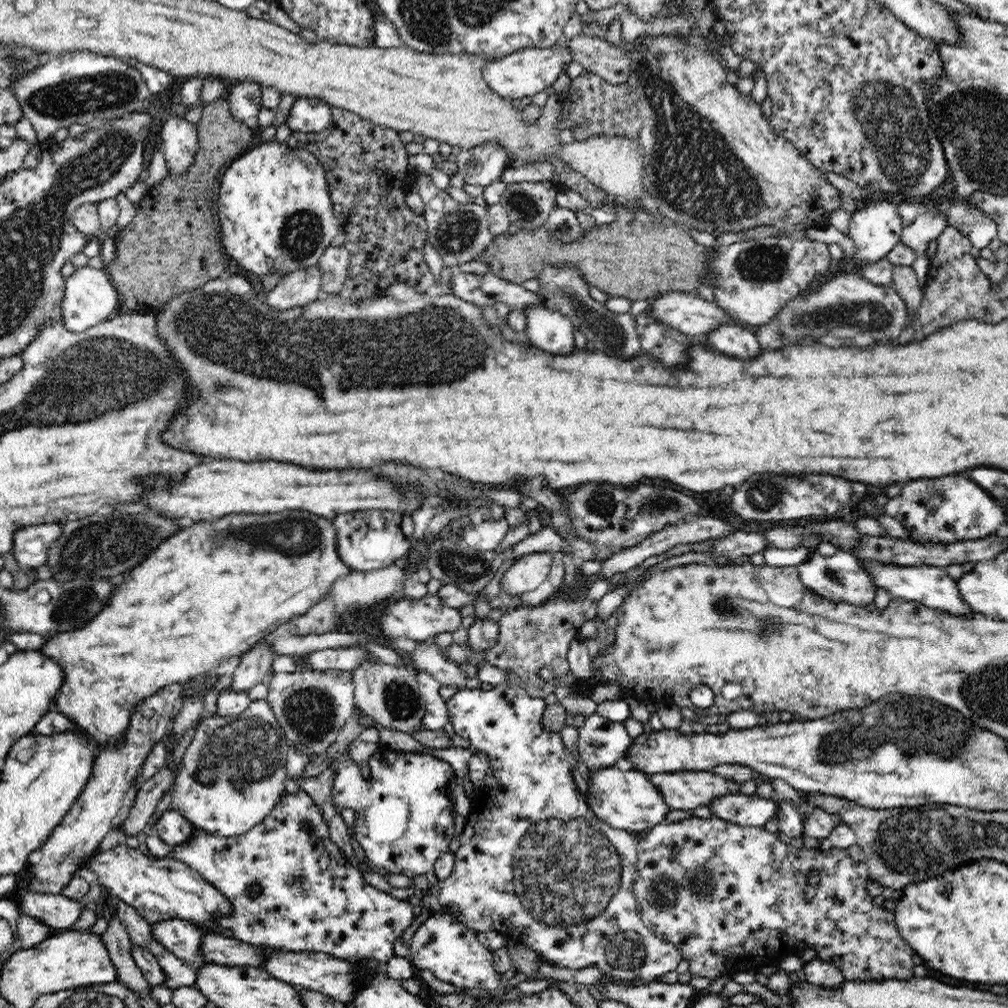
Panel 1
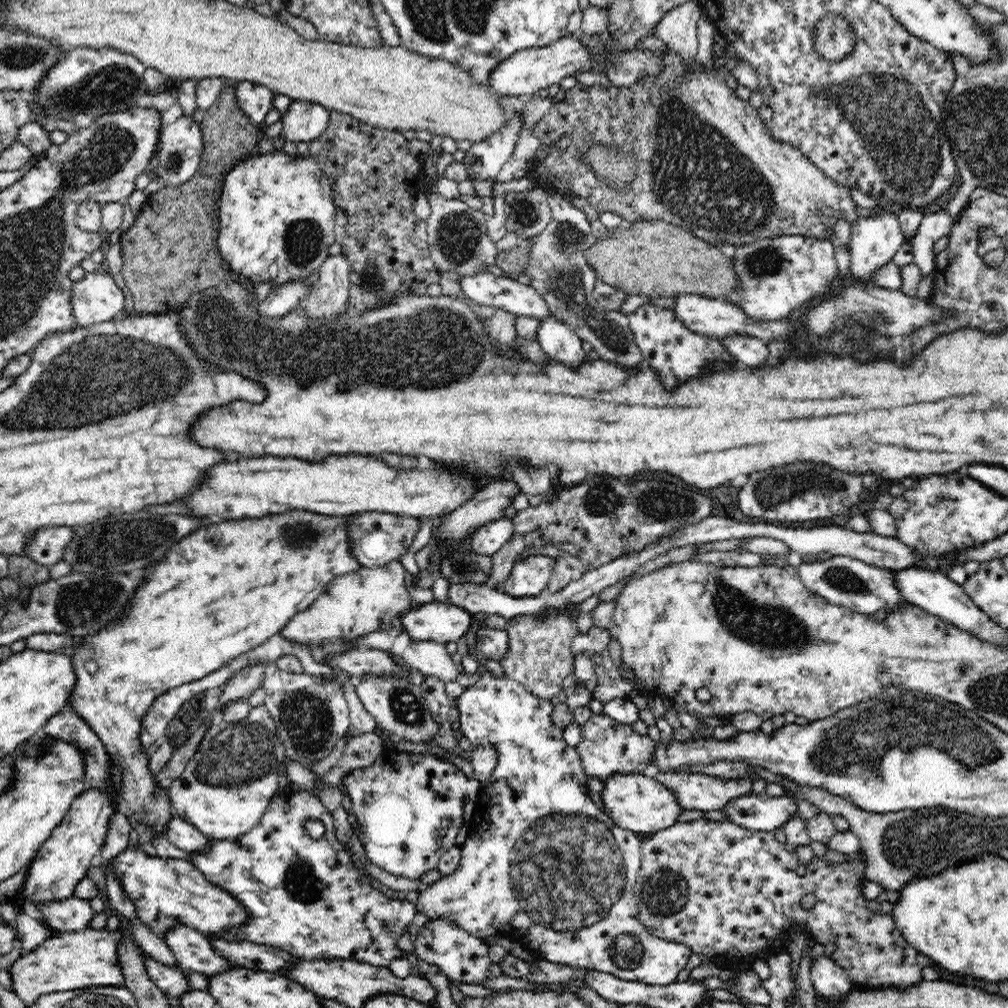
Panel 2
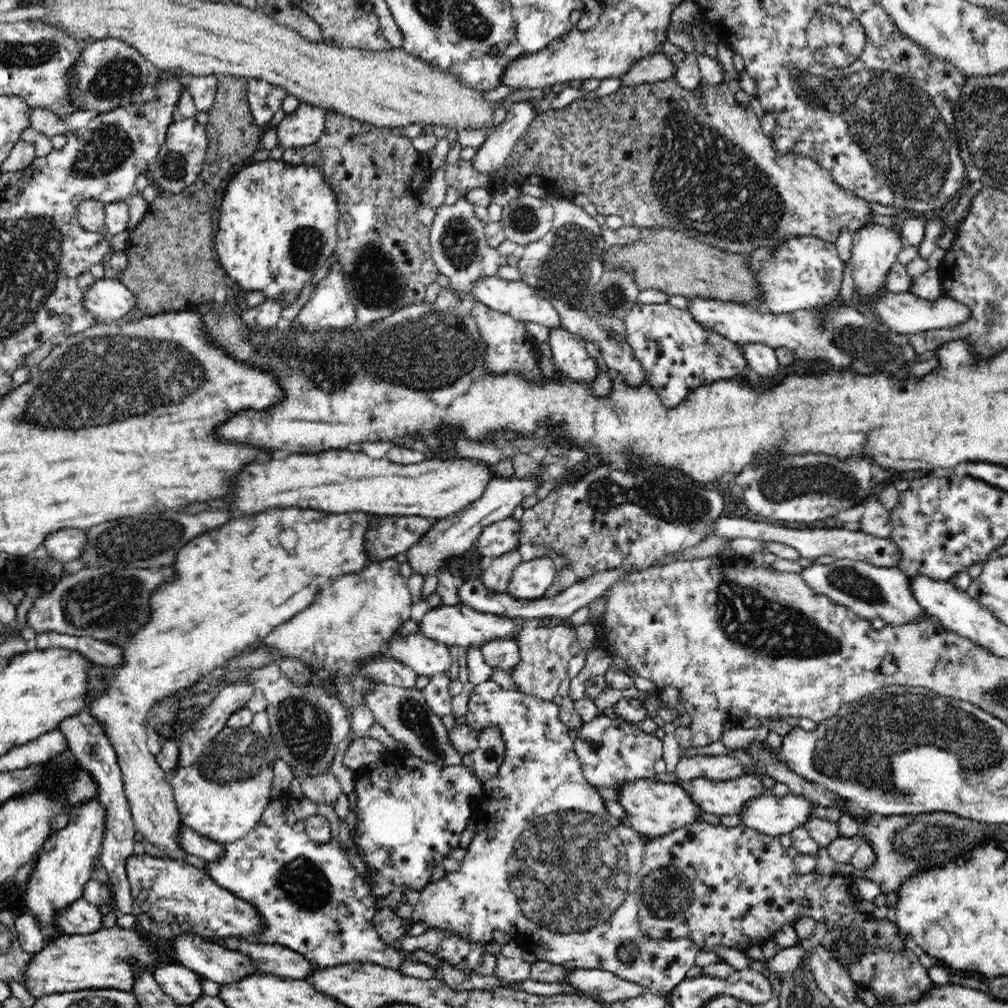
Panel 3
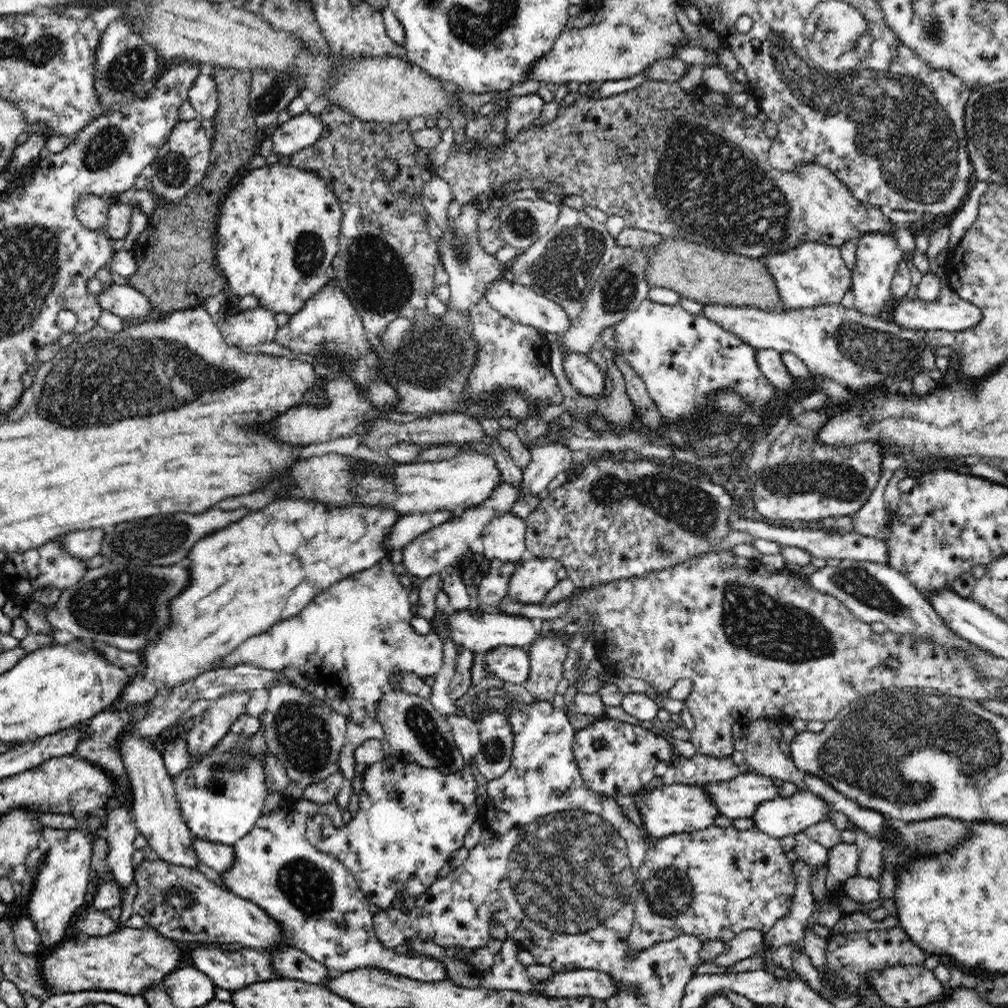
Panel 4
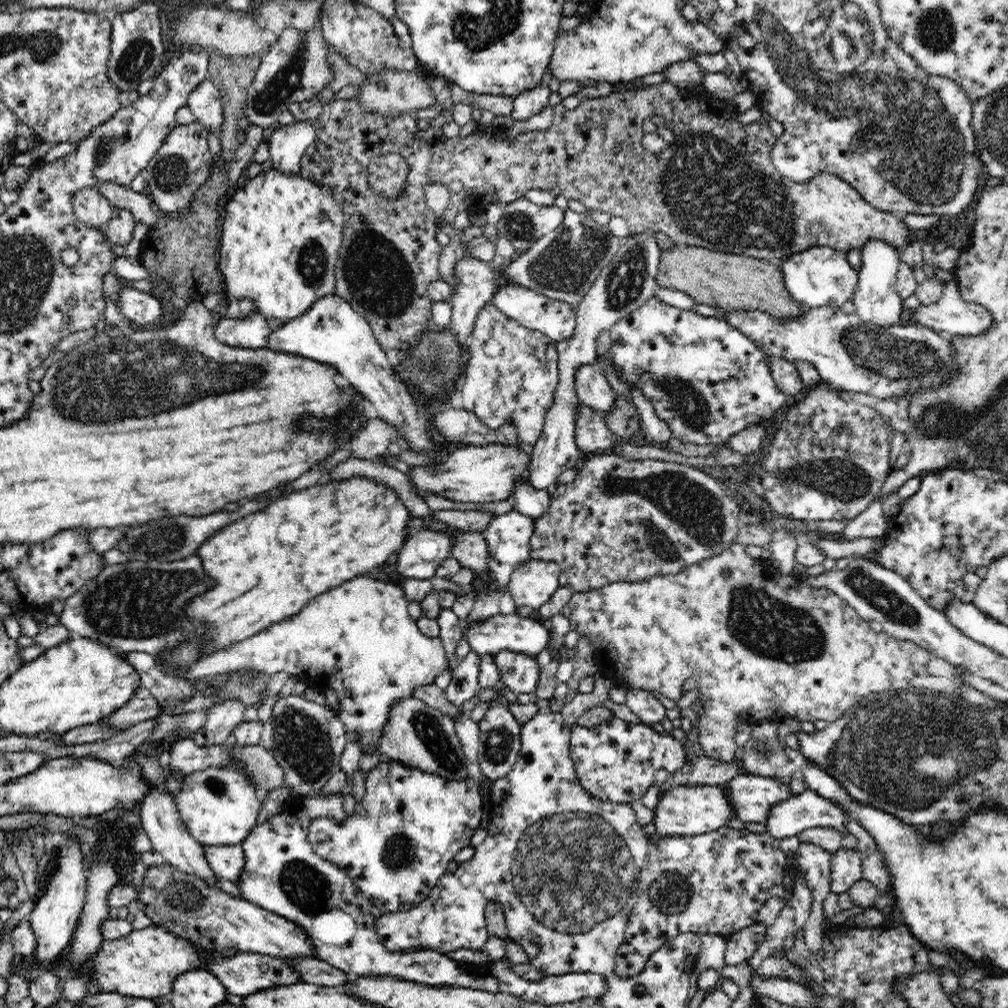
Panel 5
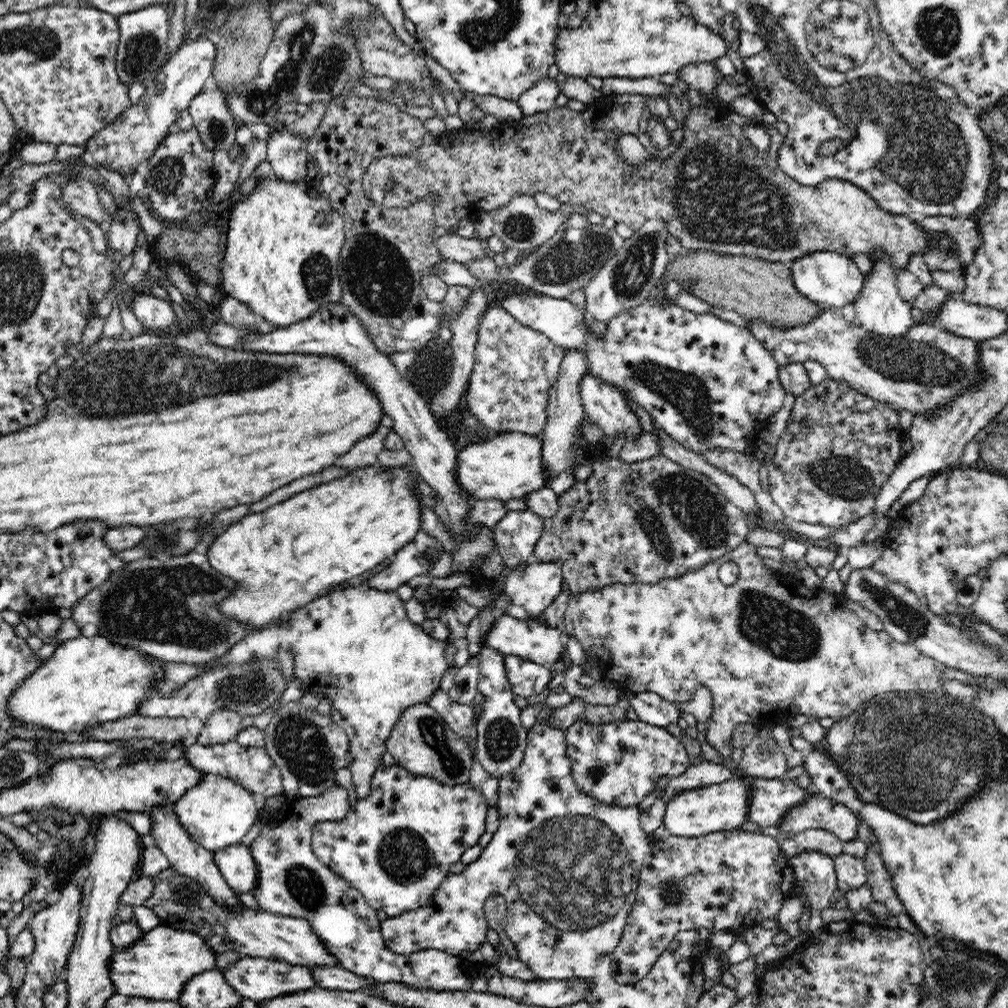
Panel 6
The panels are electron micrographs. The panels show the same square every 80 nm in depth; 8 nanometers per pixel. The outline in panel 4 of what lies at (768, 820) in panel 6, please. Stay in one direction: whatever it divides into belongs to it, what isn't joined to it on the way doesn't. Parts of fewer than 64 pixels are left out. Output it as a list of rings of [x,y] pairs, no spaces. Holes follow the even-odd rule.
[[[747,770],[732,780],[706,783],[704,787],[716,802],[719,814],[732,819],[752,818],[760,804],[780,797],[772,776]]]

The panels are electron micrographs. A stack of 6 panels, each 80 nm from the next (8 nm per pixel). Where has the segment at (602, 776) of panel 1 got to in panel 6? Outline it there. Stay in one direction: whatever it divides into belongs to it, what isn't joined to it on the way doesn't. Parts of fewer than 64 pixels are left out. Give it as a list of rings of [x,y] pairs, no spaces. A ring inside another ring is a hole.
[[[748,778],[734,779],[697,788],[683,790],[672,796],[666,804],[663,824],[666,832],[674,836],[696,837],[718,831],[735,831],[749,820],[749,800],[753,787]]]

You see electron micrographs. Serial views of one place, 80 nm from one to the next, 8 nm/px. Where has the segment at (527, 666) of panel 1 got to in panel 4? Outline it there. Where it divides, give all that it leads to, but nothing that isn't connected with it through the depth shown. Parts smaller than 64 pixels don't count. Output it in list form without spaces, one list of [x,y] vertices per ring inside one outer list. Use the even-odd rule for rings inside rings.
[[[552,632],[550,636],[540,636],[538,640],[534,640],[534,646],[526,648],[525,652],[530,657],[530,675],[525,682],[525,687],[528,692],[537,701],[553,702],[556,694],[556,688],[558,682],[562,680],[562,676],[565,674],[564,661],[569,651],[566,645],[566,639],[568,637],[563,635],[562,632]]]

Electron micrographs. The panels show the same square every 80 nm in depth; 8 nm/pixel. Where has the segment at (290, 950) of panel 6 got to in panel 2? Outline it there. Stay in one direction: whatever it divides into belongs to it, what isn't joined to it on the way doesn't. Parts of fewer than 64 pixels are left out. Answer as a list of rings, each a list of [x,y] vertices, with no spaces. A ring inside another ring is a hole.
[[[131,847],[117,854],[109,866],[135,905],[138,919],[156,934],[168,933],[176,925],[186,925],[205,935],[216,935],[216,932],[245,925],[249,920],[242,903],[210,882],[189,860],[150,856],[140,848]]]

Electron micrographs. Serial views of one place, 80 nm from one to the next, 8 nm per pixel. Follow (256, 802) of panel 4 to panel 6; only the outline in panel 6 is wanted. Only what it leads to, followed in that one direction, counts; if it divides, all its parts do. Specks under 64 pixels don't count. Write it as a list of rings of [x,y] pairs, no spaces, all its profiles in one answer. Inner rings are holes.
[[[206,773],[204,780],[187,790],[173,806],[190,839],[211,853],[241,843],[259,816],[254,795],[248,789],[232,778],[210,773]]]

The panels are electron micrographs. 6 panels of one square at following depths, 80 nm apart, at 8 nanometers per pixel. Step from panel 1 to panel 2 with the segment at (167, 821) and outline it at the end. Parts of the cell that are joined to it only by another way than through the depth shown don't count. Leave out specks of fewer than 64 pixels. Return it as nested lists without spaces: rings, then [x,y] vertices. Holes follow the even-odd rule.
[[[178,815],[170,817],[170,820],[165,835],[174,846],[189,852],[189,854],[202,852],[208,848],[210,839],[204,836],[194,825]]]

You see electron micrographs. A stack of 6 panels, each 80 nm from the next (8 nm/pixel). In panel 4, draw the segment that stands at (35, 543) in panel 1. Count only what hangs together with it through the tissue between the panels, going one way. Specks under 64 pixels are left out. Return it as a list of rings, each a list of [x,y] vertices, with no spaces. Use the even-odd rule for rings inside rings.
[[[104,529],[73,530],[59,536],[61,547],[74,558],[92,558],[99,554]]]

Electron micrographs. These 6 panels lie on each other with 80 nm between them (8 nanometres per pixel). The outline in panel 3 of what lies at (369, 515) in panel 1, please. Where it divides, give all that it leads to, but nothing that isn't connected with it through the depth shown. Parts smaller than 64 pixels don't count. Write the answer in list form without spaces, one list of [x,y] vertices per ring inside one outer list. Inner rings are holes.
[[[372,515],[365,534],[364,552],[372,563],[392,559],[397,554],[406,553],[408,548],[418,542],[435,522],[436,519],[427,519],[424,516]]]

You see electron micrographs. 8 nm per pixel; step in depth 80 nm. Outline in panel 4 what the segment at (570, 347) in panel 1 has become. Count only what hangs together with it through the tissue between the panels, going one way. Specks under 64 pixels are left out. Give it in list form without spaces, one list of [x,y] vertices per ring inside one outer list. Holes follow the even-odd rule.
[[[566,353],[563,367],[571,385],[584,396],[604,396],[604,375],[588,355]]]

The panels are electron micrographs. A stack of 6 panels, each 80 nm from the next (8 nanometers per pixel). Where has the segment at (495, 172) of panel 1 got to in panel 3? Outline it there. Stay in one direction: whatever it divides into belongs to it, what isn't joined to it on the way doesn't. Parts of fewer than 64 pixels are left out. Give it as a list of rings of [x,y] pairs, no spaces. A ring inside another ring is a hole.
[[[522,100],[514,103],[508,110],[507,115],[501,123],[490,130],[478,148],[476,155],[472,158],[472,167],[478,173],[494,173],[498,171],[511,156],[516,142],[528,130],[534,117],[532,100]]]

